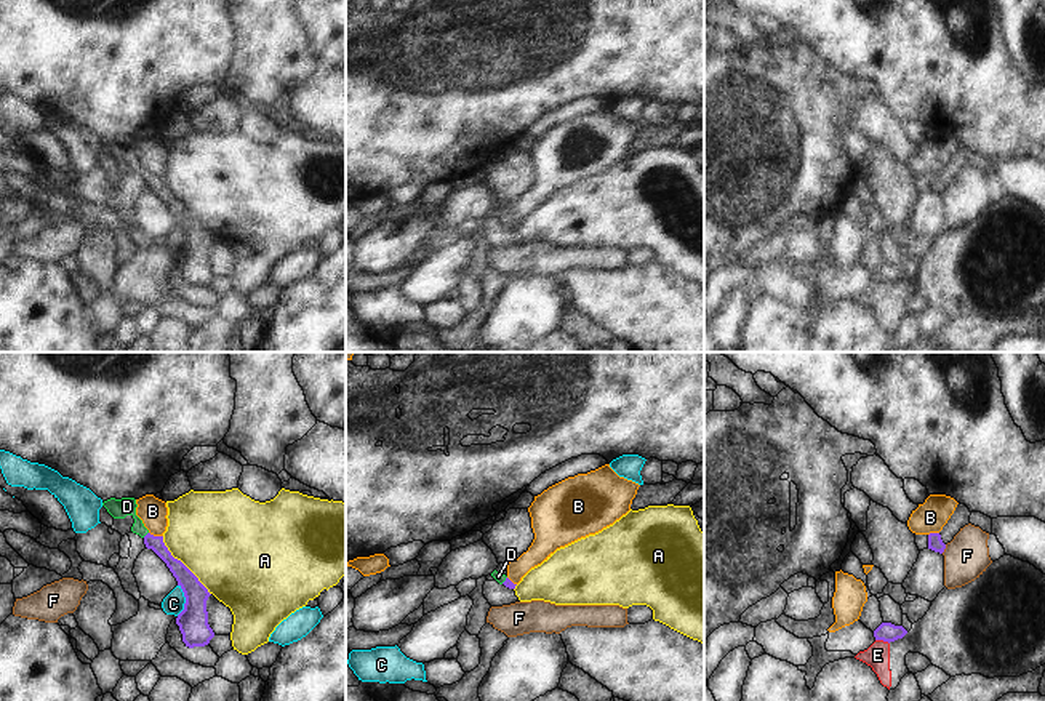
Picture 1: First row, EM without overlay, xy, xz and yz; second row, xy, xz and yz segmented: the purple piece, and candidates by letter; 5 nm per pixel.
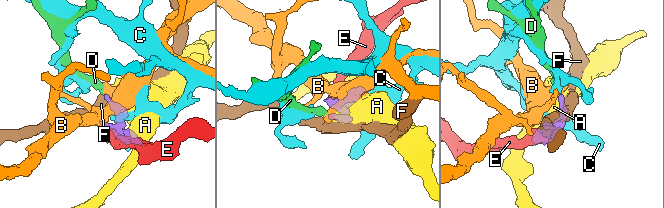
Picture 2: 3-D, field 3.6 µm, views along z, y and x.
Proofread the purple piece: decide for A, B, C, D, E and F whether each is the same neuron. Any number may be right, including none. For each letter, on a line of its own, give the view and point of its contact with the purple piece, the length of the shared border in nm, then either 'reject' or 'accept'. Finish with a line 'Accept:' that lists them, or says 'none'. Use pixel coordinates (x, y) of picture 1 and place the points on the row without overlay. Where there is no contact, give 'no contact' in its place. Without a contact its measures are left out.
A: contact xy (184, 207); length 380 nm; reject
B: contact xy (156, 178); length 80 nm; reject
C: contact xy (186, 242); length 160 nm; reject
D: contact xy (146, 176); length 40 nm; accept
E: contact yz (882, 280); length 80 nm; reject
F: contact yz (944, 189); length 50 nm; reject
Accept: D

